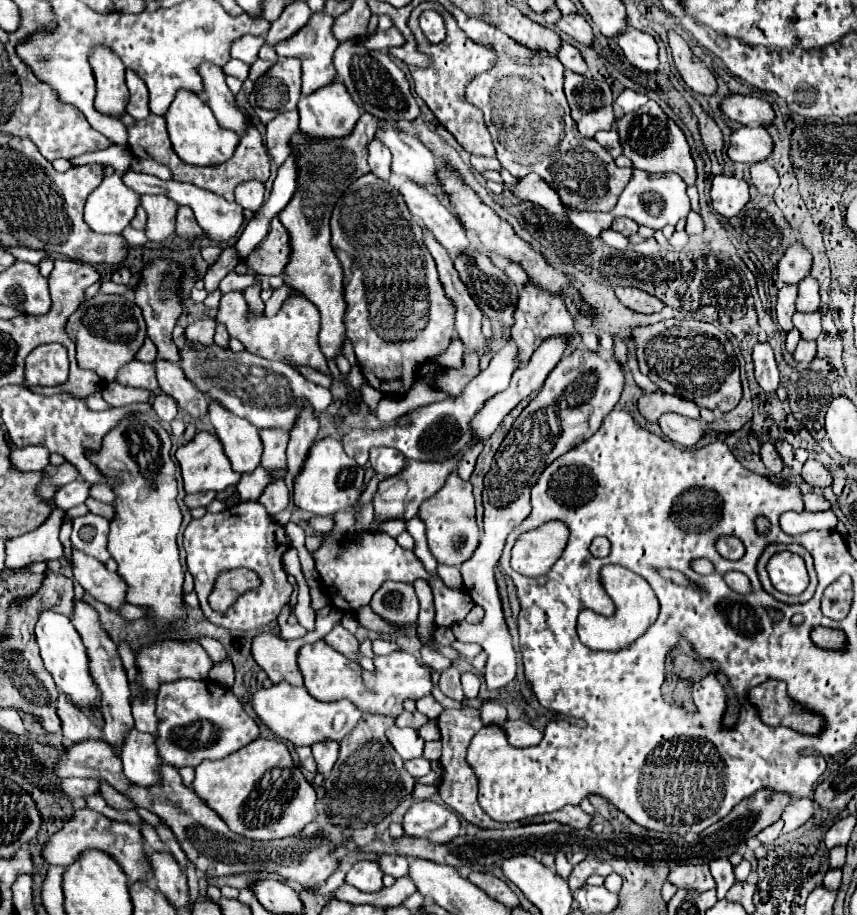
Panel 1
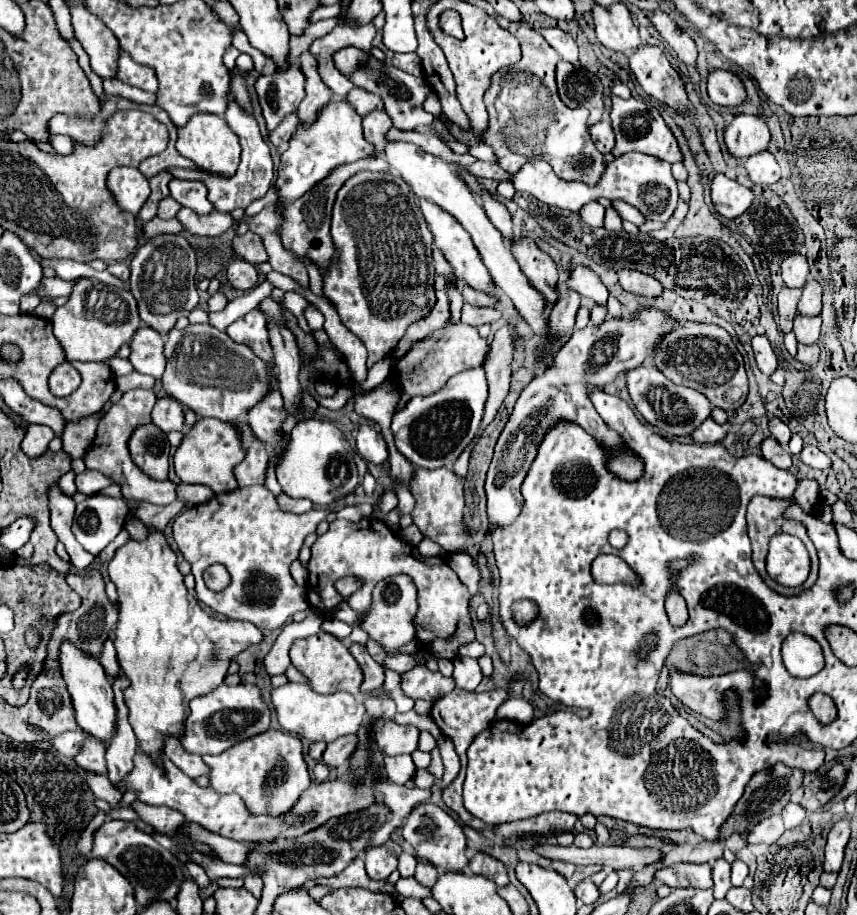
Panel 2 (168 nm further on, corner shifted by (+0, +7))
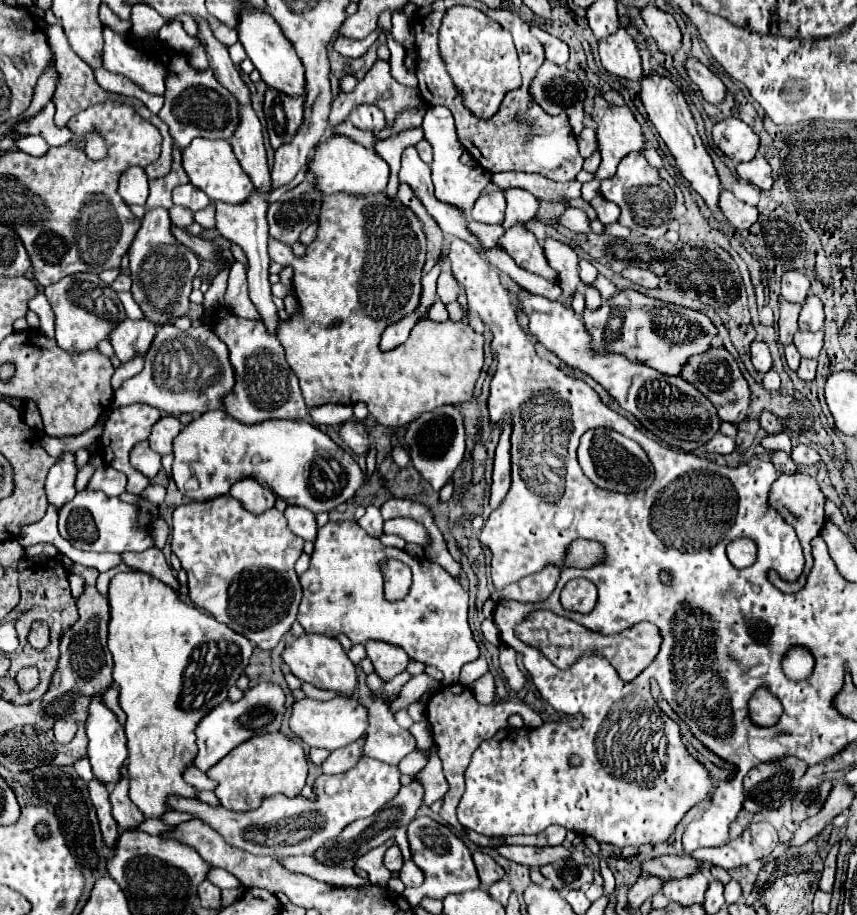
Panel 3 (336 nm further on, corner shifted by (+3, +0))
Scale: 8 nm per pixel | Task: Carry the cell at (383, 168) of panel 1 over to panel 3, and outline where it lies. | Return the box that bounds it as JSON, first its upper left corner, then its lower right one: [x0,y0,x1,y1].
[349,106,387,132]

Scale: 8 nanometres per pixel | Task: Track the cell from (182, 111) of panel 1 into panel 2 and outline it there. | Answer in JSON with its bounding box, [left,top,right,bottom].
[176,113,240,177]

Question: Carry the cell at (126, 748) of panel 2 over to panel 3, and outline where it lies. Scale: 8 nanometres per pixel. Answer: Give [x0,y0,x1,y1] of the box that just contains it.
[109,768,143,830]

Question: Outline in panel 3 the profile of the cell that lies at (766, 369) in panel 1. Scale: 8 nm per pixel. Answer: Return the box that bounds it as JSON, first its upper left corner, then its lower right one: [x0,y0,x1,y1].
[751,340,773,374]

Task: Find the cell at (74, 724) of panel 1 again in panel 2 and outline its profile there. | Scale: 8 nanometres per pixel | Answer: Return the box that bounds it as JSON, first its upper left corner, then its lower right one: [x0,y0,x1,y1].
[74,737,108,775]

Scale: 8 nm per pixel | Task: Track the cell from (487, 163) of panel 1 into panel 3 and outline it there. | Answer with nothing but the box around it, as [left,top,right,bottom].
[415,138,433,166]

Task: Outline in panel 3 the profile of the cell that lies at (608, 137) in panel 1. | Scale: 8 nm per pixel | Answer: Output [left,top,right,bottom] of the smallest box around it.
[577,116,597,158]

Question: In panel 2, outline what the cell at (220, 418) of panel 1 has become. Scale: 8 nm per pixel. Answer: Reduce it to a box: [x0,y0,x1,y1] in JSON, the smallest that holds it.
[234,423,272,487]

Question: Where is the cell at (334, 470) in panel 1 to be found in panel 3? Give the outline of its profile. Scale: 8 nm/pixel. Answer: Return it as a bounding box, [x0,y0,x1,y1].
[173,410,371,512]

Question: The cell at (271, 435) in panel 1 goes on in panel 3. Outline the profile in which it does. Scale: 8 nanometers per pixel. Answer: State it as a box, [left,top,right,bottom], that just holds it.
[213,310,309,424]

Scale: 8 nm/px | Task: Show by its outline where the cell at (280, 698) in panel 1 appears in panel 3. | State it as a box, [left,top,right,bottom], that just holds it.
[289,698,367,750]

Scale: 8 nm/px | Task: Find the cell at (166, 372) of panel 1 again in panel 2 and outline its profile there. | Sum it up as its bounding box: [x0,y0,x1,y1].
[128,323,164,379]

